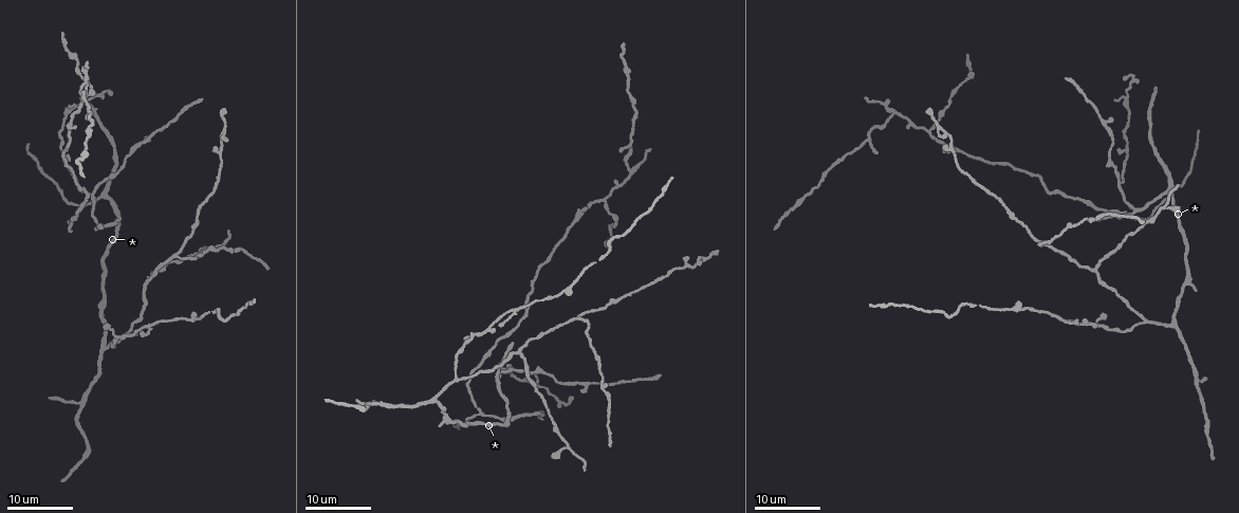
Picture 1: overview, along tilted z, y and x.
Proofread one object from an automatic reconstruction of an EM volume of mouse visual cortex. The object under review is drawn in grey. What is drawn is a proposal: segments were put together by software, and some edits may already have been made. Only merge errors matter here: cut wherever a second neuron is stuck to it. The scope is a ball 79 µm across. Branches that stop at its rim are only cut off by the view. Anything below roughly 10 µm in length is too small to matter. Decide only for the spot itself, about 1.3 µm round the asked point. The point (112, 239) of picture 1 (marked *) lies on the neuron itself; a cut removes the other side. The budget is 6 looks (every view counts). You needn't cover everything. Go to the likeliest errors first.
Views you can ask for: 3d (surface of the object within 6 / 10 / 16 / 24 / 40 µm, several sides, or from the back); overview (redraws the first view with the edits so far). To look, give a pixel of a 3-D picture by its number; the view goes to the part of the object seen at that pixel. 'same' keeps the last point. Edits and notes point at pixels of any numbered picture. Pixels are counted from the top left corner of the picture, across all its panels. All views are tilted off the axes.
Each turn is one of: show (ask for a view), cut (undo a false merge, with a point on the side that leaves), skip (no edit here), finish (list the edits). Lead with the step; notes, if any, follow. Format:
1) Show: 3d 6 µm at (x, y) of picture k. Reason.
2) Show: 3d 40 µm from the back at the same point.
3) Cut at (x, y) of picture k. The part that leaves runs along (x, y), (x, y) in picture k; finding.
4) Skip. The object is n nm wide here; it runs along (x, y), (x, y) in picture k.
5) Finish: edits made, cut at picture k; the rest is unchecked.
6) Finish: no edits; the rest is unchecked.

Show: 3d 24 µm at (93, 194) of picture 1. Three arms meet.

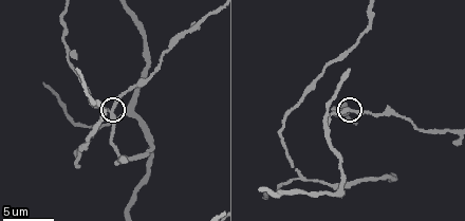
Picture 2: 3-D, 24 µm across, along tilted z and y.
Show: 3d 10 µm at (112, 110) of picture 2. Closer look.

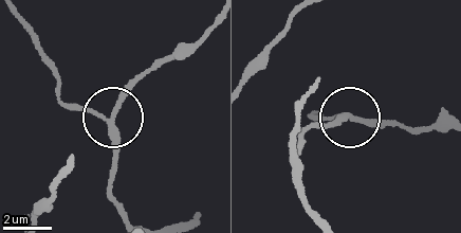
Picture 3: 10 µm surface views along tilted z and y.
Skip. The side arm is 26 µm long; it runs along (127, 216), (112, 189), (115, 111), (154, 64) in picture 3; one neuron here.

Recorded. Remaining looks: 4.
Show: 3d 10 µm at (340, 188) of picture 2. Branch point.

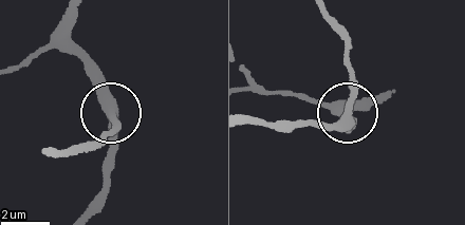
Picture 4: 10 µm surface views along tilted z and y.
Skip. 3 arms meet here; it runs along (282, 128), (341, 119), (351, 108), (346, 68) in picture 4; continuous, no second neuron.

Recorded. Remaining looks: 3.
Show: 3d 16 µm at (573, 316) of picture 1. Two arms in line, one across.

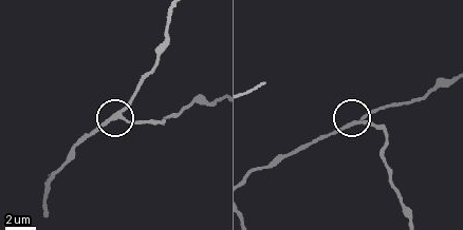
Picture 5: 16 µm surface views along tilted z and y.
Show: 3d 6 µm at (356, 123) of picture 5.

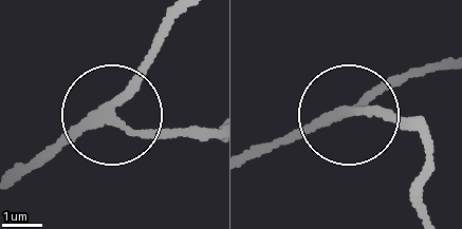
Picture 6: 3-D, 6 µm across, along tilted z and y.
Skip. It runs along (18, 177), (108, 117), (144, 134), (200, 131) in picture 6; one neuron here.

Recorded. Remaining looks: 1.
Finish: no edits; the rest is unchecked.

